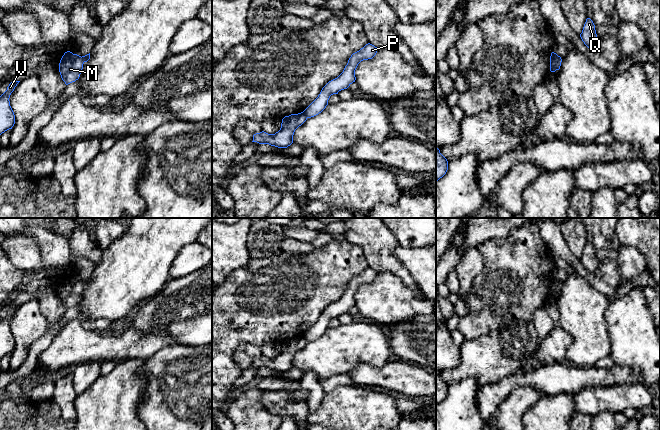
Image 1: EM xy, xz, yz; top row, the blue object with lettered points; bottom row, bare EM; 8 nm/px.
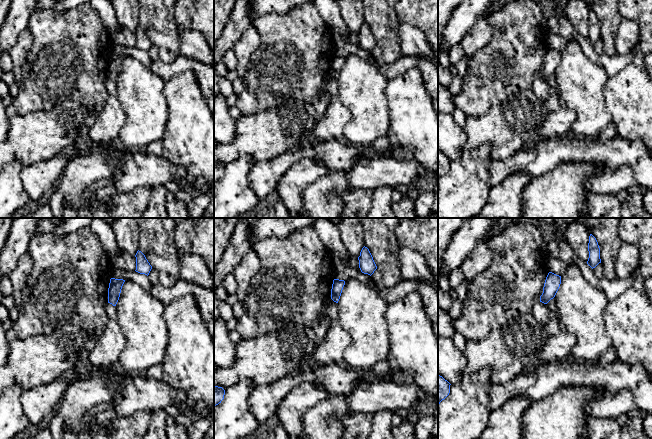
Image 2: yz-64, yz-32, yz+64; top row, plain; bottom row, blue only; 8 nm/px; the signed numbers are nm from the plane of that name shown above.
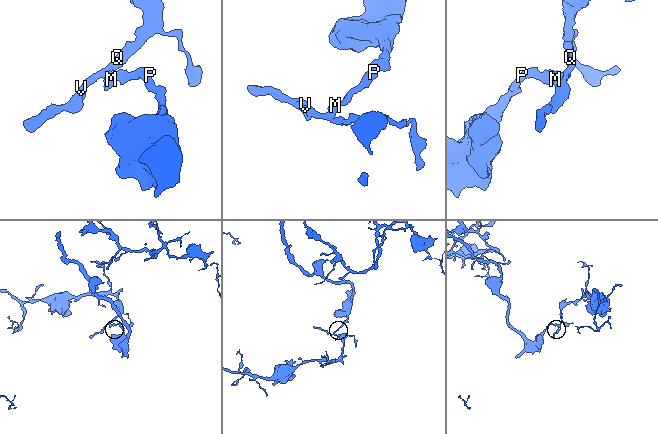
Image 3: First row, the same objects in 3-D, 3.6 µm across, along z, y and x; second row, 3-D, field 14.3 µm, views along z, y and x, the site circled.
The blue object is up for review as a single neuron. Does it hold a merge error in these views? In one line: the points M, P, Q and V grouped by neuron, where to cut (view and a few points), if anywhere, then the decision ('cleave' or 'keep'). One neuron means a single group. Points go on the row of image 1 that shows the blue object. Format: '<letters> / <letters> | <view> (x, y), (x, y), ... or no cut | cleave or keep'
M Q V / P | xz (302, 112), (307, 117) | cleave

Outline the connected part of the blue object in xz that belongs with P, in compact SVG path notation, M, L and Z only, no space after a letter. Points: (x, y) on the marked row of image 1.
M368 43L359 51L353 53L348 60L343 72L335 79L329 81L321 90L318 97L303 111L307 118L314 117L321 113L328 105L331 95L338 94L339 91L347 89L355 82L355 70L363 60L372 59L378 48Z

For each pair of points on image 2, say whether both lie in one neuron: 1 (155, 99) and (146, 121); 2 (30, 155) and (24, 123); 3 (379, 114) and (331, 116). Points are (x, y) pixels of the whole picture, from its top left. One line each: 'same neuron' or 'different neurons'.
1: same neuron
2: same neuron
3: different neurons

